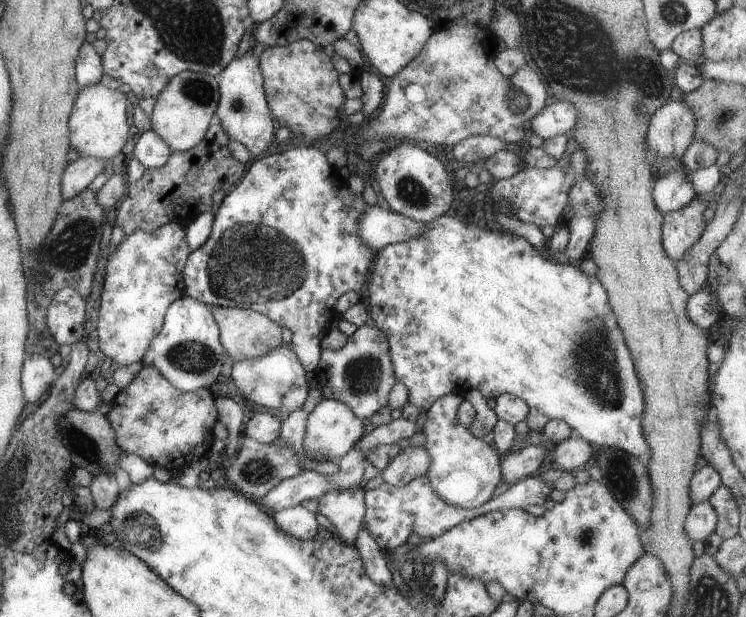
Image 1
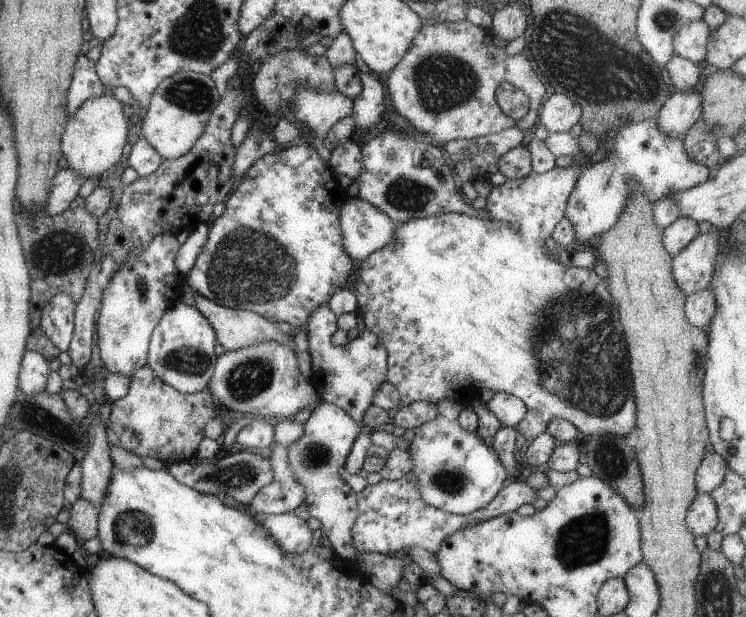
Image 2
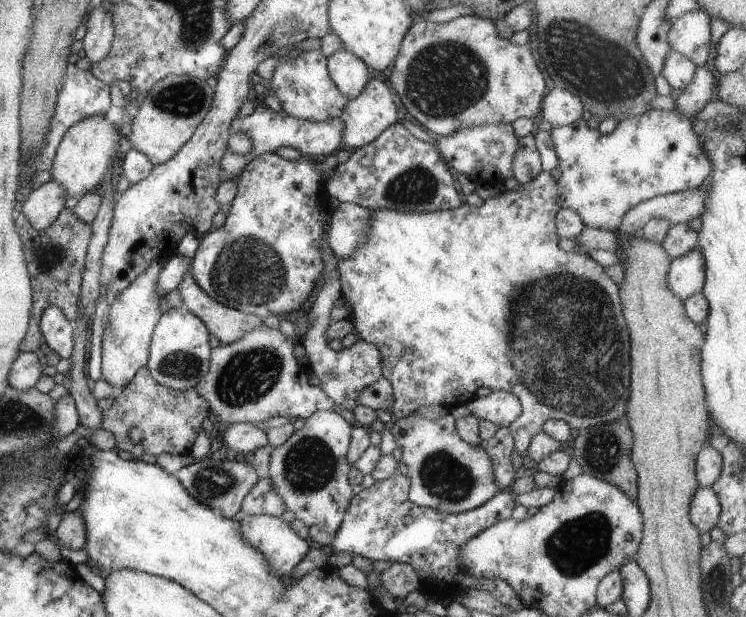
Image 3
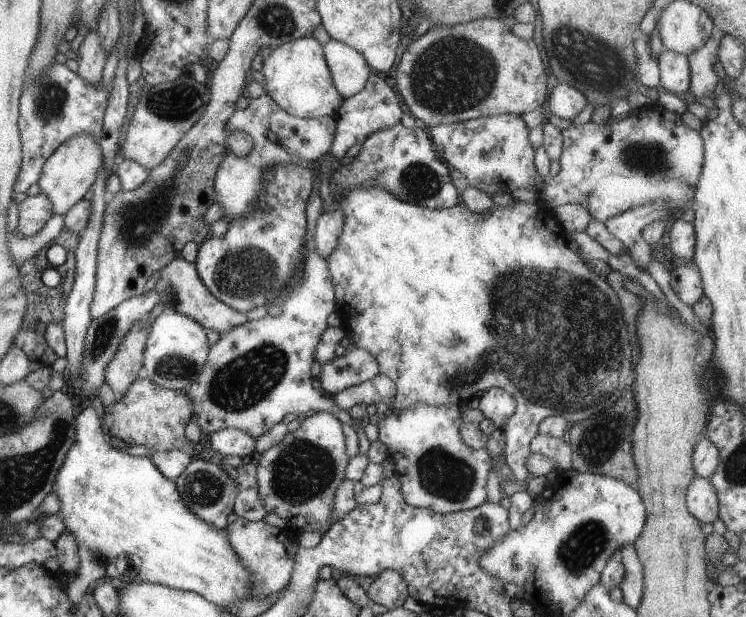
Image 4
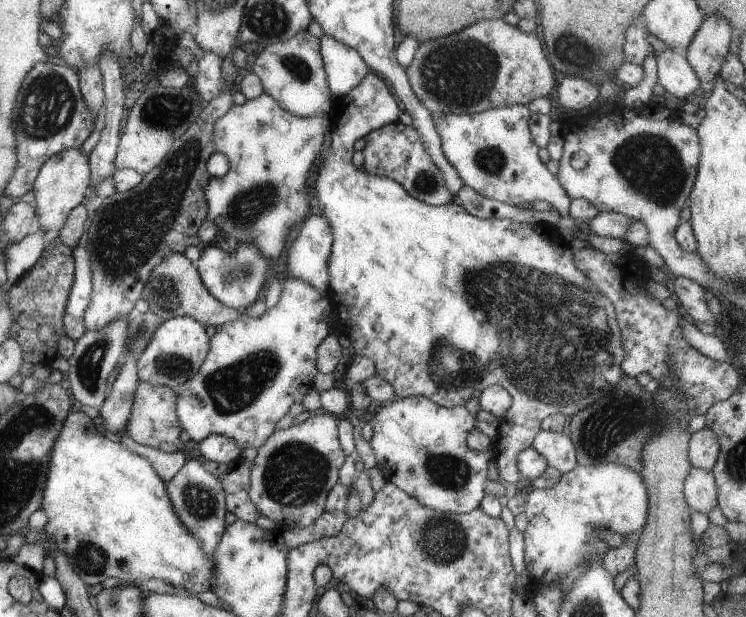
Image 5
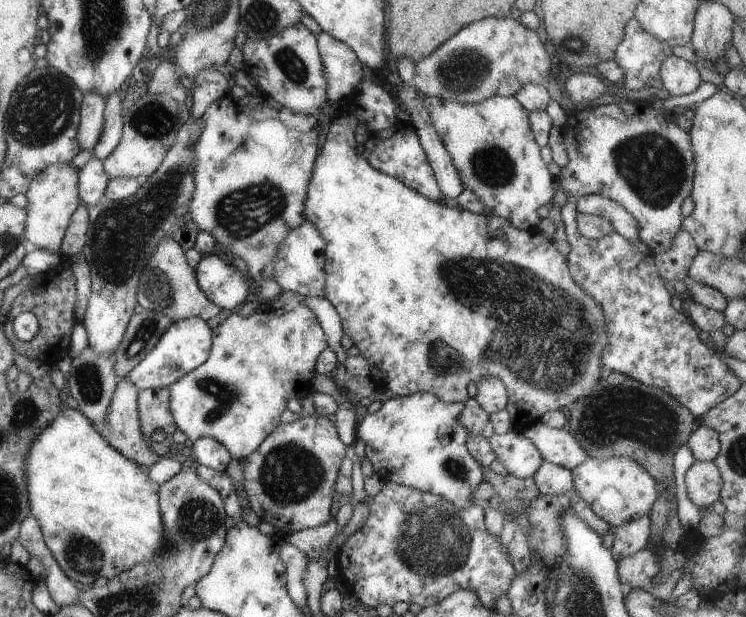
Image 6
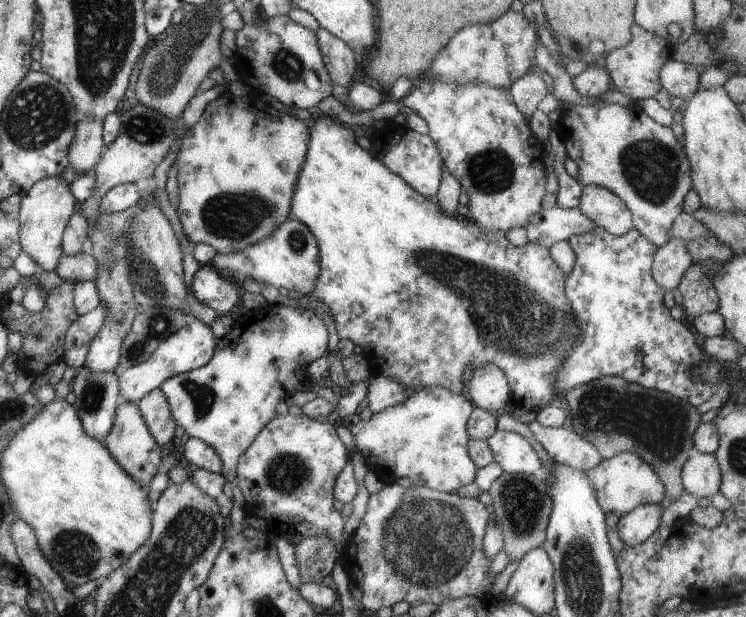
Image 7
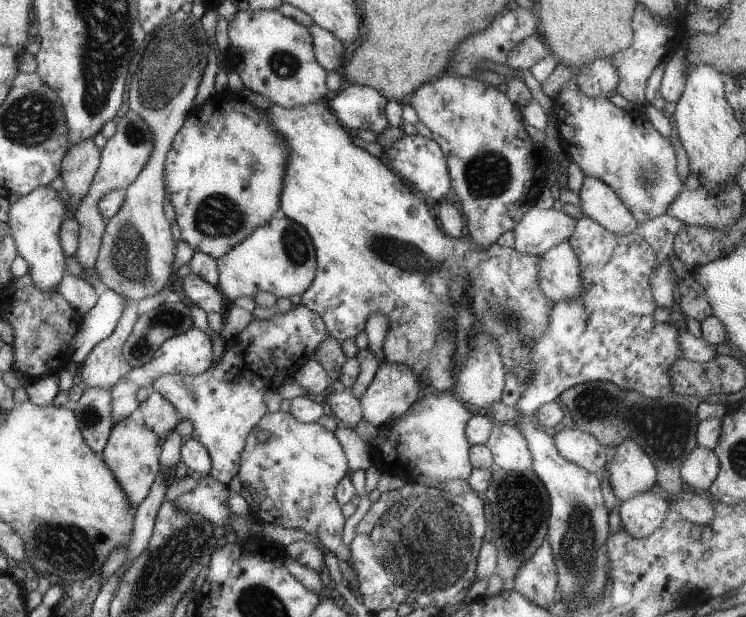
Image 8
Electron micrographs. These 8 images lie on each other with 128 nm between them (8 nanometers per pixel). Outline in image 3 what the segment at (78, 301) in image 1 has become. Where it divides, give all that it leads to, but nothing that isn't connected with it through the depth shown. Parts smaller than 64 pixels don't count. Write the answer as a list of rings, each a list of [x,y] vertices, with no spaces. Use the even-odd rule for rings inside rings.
[[[49,306],[41,314],[39,329],[50,350],[60,359],[68,360],[73,347],[73,328],[75,324],[68,316],[63,316],[59,308]]]

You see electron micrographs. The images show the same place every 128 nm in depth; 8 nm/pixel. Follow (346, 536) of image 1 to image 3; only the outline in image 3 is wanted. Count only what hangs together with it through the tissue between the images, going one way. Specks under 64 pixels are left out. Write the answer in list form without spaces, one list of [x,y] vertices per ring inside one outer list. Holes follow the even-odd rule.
[[[317,410],[305,419],[303,426],[295,430],[283,444],[273,447],[269,460],[267,460],[267,476],[273,486],[273,492],[281,496],[285,510],[292,512],[295,519],[300,520],[309,532],[309,541],[316,542],[321,547],[328,546],[331,538],[335,536],[341,518],[351,501],[352,486],[349,485],[347,473],[350,465],[346,460],[349,445],[349,432],[351,424],[347,424],[337,412],[333,410]]]

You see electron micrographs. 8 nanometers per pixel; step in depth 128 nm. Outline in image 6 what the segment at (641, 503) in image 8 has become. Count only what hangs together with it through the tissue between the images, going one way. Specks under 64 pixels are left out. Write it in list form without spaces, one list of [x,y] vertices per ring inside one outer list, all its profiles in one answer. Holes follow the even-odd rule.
[[[648,514],[614,528],[613,532],[613,544],[609,551],[613,560],[631,558],[641,548],[650,546],[650,520]]]

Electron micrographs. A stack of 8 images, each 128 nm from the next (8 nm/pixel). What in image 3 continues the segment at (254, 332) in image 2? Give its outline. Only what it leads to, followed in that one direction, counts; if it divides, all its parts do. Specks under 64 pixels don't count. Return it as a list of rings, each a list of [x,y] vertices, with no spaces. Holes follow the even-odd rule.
[[[189,269],[181,276],[181,282],[177,284],[176,289],[181,296],[182,307],[197,316],[207,328],[207,332],[217,337],[220,344],[230,344],[265,323],[263,318],[257,315],[227,308],[209,298],[197,286]]]

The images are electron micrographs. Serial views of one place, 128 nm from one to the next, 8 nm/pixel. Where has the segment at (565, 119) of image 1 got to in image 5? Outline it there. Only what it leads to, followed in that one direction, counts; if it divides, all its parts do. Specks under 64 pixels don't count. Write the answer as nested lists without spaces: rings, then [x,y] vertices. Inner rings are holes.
[[[565,76],[557,88],[557,102],[570,111],[583,109],[595,102],[599,87],[585,78]]]

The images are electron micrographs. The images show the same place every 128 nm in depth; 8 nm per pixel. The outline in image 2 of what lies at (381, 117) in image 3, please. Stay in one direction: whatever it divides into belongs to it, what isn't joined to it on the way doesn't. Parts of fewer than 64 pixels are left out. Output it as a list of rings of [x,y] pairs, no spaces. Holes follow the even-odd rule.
[[[362,69],[360,74],[360,94],[352,100],[349,118],[353,120],[353,133],[365,135],[381,120],[385,112],[385,88],[377,78]]]

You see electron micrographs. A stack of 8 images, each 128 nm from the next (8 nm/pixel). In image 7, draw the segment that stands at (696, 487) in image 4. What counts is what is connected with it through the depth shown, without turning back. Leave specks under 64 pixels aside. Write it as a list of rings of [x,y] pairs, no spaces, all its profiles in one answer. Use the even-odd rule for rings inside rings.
[[[692,452],[683,463],[680,477],[684,492],[695,498],[719,493],[720,468],[714,454]]]

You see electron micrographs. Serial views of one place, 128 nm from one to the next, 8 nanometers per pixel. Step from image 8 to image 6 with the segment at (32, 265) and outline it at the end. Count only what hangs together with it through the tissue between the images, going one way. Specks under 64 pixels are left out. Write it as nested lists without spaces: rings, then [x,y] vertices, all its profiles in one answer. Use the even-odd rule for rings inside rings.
[[[55,163],[40,170],[28,186],[24,237],[37,249],[54,251],[60,248],[66,226],[73,211],[81,204],[77,190],[79,169],[69,163]]]

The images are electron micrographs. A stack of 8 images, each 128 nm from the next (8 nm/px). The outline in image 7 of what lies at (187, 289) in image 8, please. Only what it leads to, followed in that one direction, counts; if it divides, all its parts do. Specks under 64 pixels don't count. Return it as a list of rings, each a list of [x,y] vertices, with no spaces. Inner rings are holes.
[[[211,264],[200,266],[194,272],[190,290],[199,302],[219,315],[240,305],[242,291],[239,286],[221,277]]]

